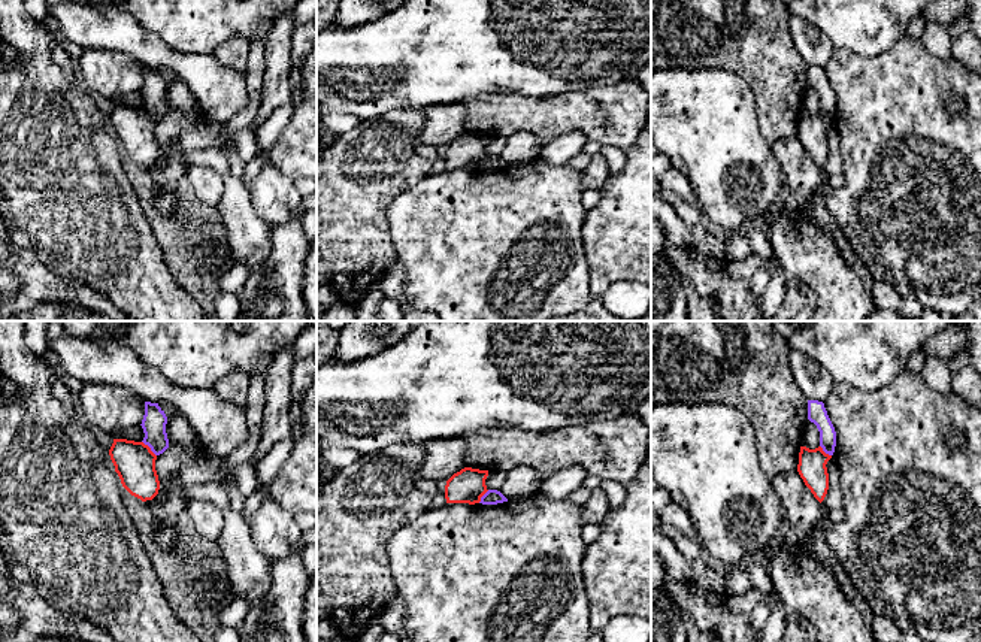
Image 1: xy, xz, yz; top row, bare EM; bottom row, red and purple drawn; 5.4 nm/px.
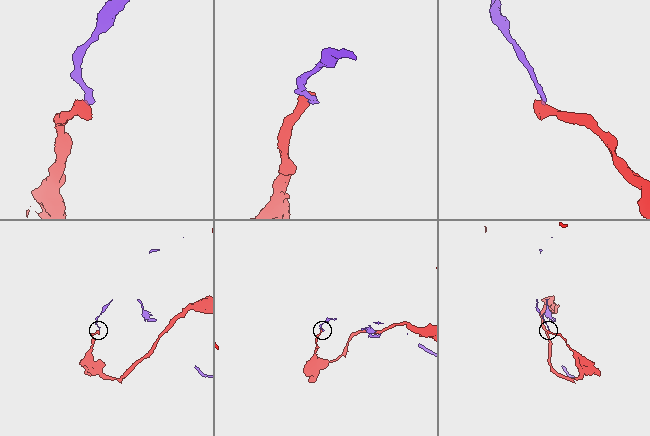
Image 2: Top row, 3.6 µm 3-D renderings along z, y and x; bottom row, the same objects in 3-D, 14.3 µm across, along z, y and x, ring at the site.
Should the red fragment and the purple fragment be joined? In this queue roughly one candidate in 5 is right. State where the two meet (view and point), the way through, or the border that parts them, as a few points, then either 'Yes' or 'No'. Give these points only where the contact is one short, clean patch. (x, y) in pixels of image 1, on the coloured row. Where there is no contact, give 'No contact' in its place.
Touches red at xy (150, 448). Boundary: xy (142, 441), (156, 456). No

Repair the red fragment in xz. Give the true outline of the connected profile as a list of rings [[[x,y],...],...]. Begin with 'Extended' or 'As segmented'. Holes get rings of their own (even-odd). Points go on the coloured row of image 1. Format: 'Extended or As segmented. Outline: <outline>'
As segmented. Outline: [[[464,467],[454,473],[445,485],[446,503],[469,503],[481,502],[481,497],[488,491],[485,479],[488,470]]]

